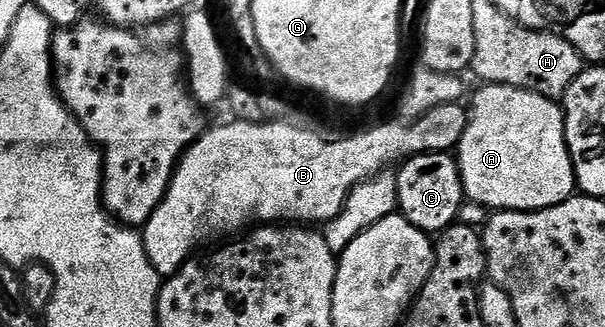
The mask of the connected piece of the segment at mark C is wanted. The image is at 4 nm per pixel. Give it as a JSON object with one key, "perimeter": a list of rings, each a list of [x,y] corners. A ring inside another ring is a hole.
{"perimeter":[[[418,153],[401,162],[396,173],[398,179],[397,212],[412,227],[431,235],[441,234],[459,220],[464,194],[457,156],[450,153]]]}

